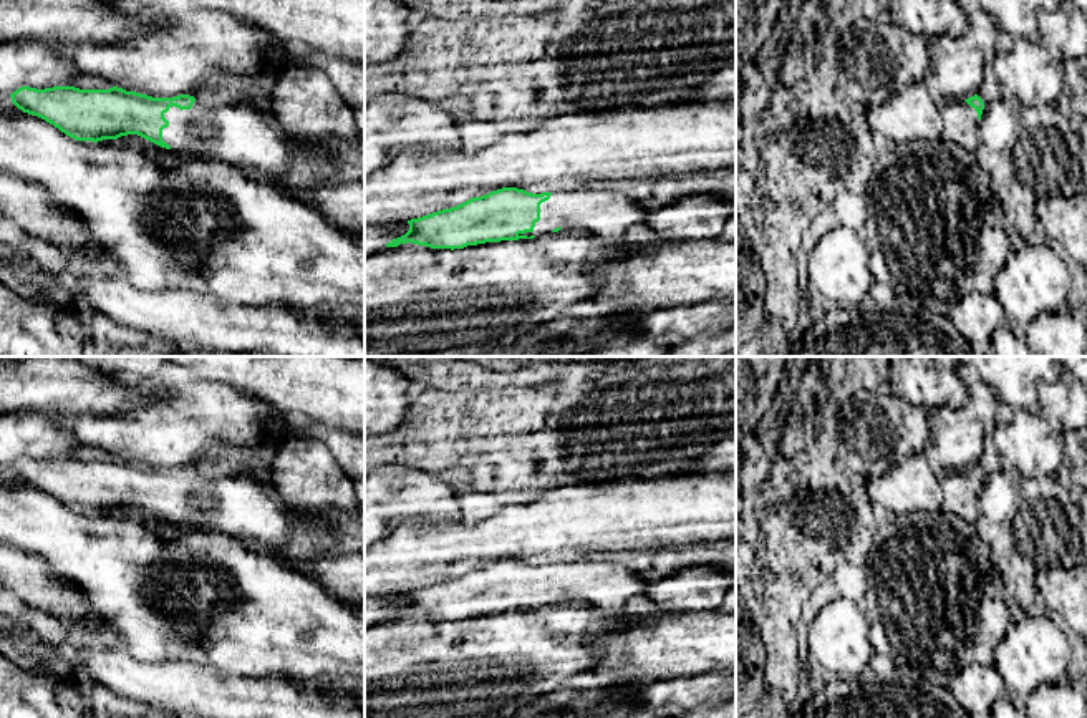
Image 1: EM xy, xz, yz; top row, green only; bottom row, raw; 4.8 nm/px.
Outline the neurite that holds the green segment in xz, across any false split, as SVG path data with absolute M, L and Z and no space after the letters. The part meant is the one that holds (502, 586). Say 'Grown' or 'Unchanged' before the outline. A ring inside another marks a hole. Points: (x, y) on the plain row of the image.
Grown. M502 559L408 592L409 602L386 619L411 614L454 622L486 614L534 610L563 599L580 599L621 615L626 600L645 595L650 584L645 572L615 562L532 565Z

